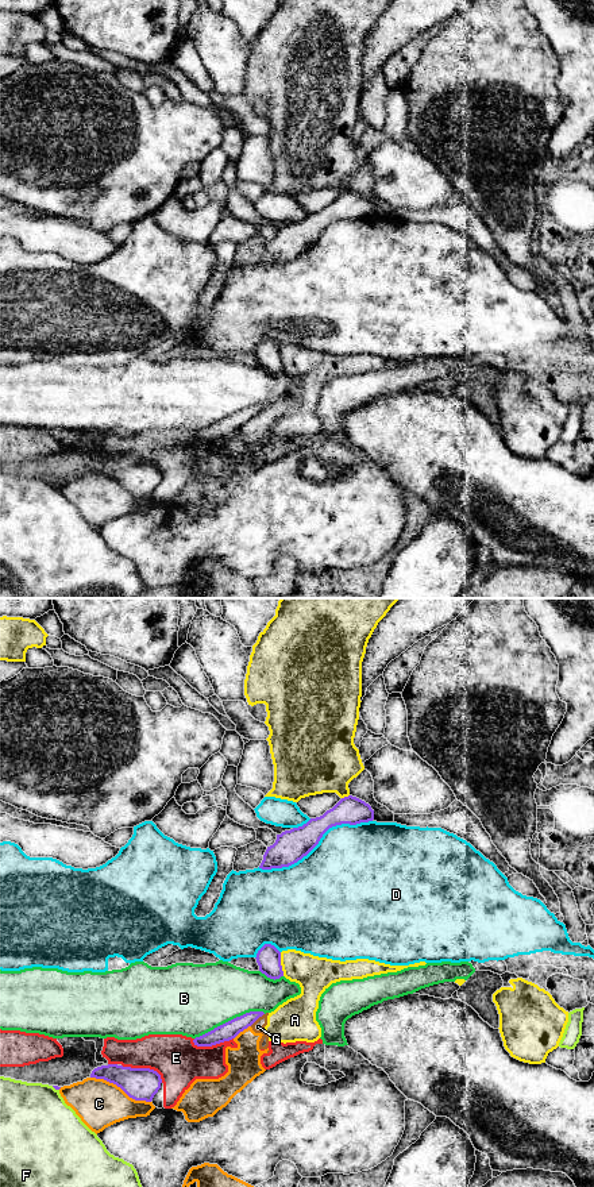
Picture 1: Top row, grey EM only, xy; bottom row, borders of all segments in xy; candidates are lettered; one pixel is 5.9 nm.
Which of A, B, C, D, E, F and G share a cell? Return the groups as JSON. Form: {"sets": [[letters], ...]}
{"sets": [["A", "C", "G"], ["B"], ["D"], ["E"], ["F"]]}

